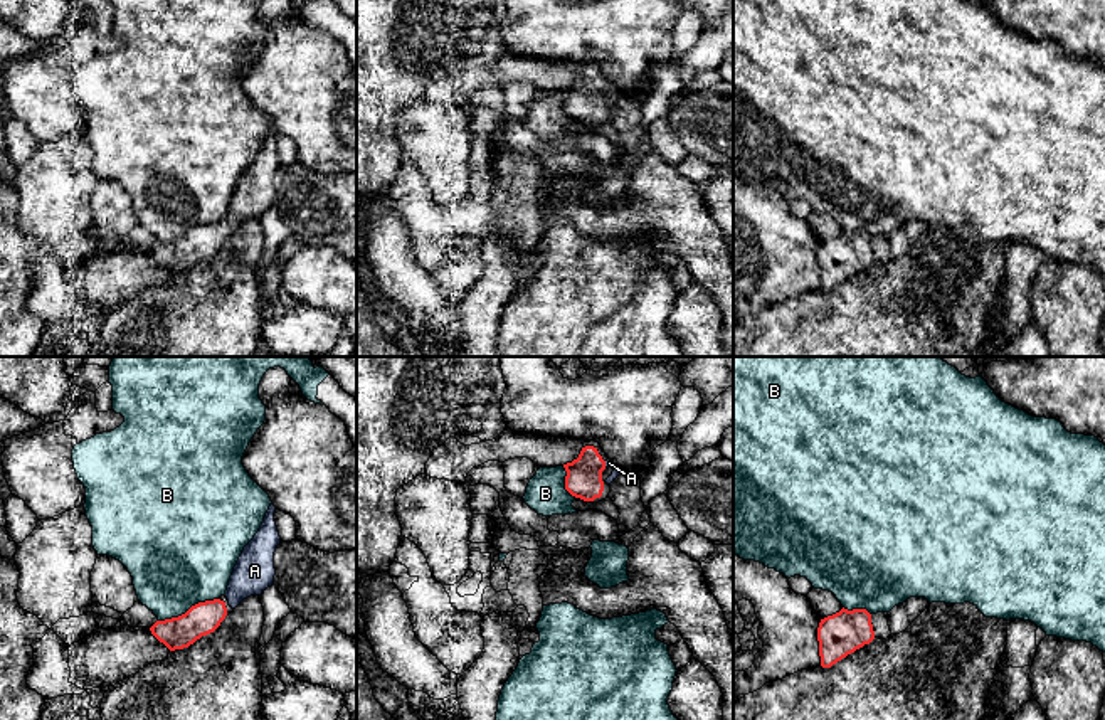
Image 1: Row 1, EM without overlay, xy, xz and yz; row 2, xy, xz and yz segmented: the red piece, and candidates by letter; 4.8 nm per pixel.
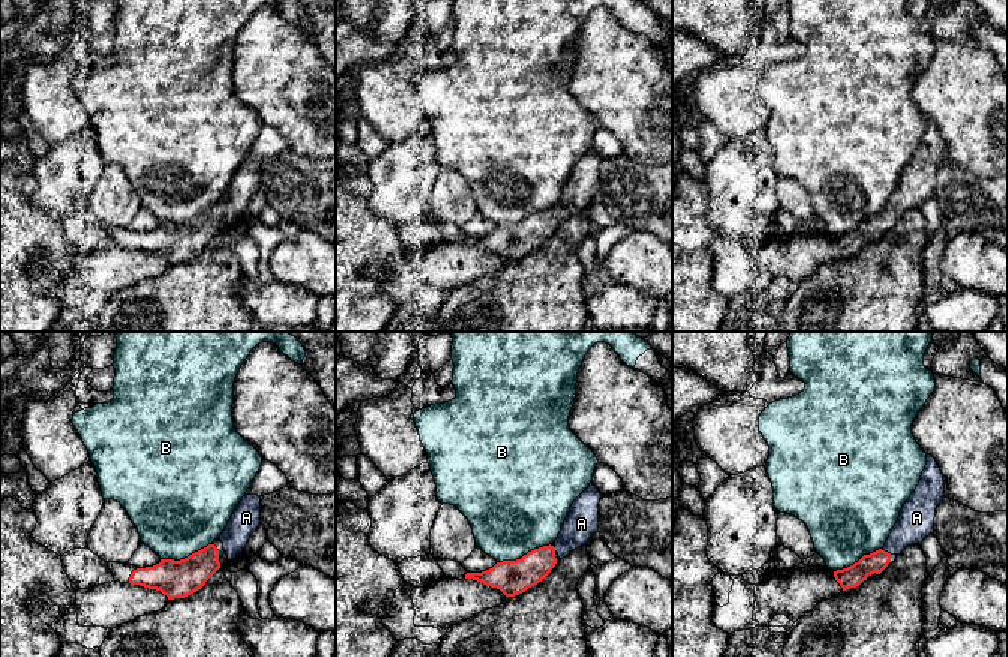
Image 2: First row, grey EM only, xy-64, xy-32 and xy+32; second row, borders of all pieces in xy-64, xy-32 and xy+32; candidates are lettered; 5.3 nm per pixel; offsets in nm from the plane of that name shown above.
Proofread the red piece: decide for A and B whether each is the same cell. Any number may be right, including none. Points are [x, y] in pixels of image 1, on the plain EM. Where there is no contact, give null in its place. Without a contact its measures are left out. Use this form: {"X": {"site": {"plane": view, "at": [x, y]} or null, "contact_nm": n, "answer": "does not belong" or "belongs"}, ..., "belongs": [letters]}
{"A": {"site": {"plane": "xz", "at": [604, 88]}, "contact_nm": 30, "answer": "belongs"}, "B": {"site": {"plane": "xy", "at": [189, 232]}, "contact_nm": 300, "answer": "does not belong"}, "belongs": ["A"]}

